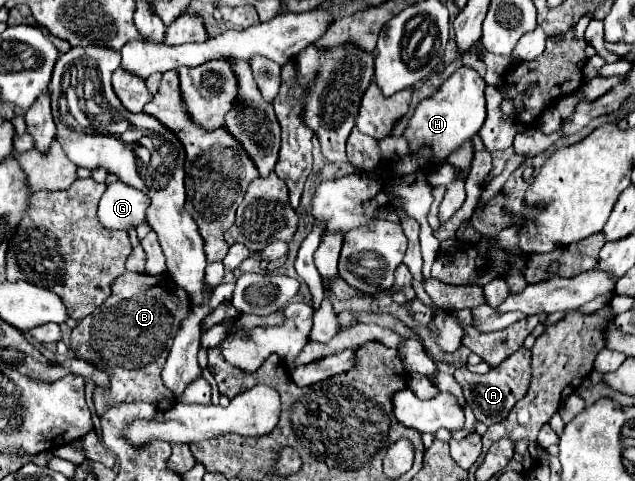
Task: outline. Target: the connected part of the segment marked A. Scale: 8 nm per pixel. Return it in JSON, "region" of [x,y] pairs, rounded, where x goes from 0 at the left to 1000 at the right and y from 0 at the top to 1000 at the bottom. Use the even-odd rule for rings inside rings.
{"region":[[[819,721],[813,734],[806,734],[800,746],[794,746],[794,755],[787,755],[784,763],[775,763],[765,780],[743,775],[734,763],[721,763],[715,771],[715,784],[728,800],[731,825],[743,842],[750,871],[765,879],[765,884],[784,879],[787,871],[794,871],[800,863],[800,854],[809,846],[809,838],[825,825],[825,817],[831,809],[831,796],[835,796],[835,730],[828,721]]]}

